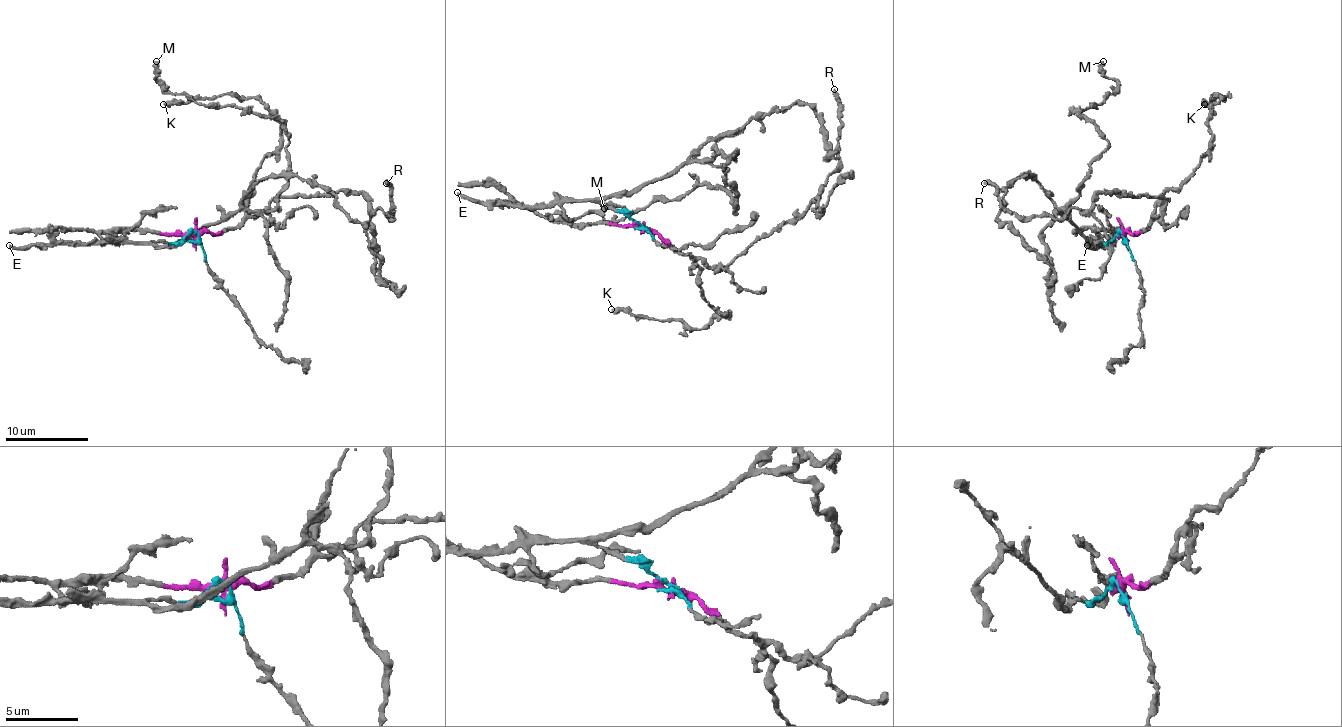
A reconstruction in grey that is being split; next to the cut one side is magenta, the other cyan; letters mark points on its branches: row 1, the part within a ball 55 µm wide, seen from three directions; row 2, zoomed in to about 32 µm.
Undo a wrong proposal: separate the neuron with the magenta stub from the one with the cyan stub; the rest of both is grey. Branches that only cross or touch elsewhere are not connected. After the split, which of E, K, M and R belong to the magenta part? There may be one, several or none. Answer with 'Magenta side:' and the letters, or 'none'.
Magenta side: K, R

